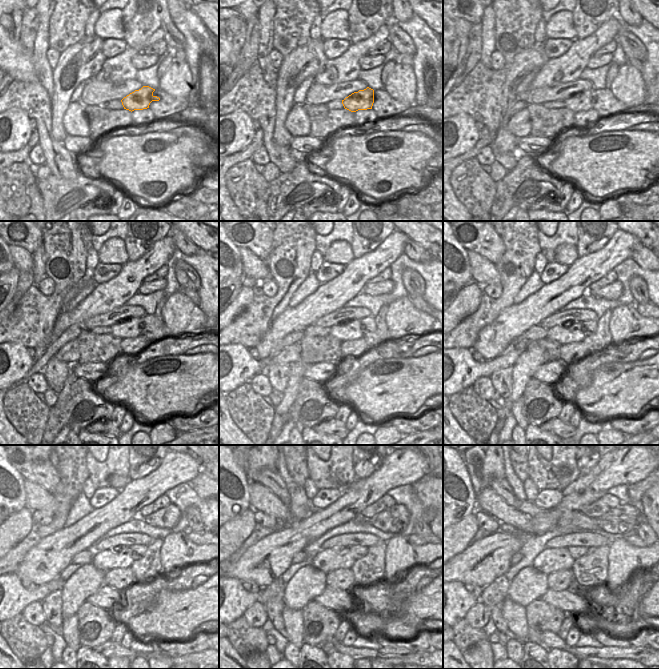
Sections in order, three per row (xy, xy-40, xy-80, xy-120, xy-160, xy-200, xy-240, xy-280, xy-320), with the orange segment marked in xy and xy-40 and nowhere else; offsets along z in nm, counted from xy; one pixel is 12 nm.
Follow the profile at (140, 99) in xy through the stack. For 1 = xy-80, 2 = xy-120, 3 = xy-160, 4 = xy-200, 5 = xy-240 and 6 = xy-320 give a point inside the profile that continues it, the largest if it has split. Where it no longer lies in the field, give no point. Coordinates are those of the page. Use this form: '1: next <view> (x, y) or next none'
1: next xy-80 (581, 102)
2: next xy-120 (130, 328)
3: next xy-160 (351, 330)
4: next xy-200 (571, 332)
5: next xy-240 (119, 557)
6: next xy-320 (550, 560)

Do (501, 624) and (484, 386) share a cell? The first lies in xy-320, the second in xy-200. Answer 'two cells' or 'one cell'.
two cells

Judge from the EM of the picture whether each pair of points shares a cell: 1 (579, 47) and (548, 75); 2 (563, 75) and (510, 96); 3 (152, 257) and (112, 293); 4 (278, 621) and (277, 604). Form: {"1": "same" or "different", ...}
{"1": "same", "2": "different", "3": "same", "4": "same"}

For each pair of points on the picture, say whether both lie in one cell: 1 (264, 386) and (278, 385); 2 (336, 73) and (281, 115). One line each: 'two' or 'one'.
1: two
2: two

